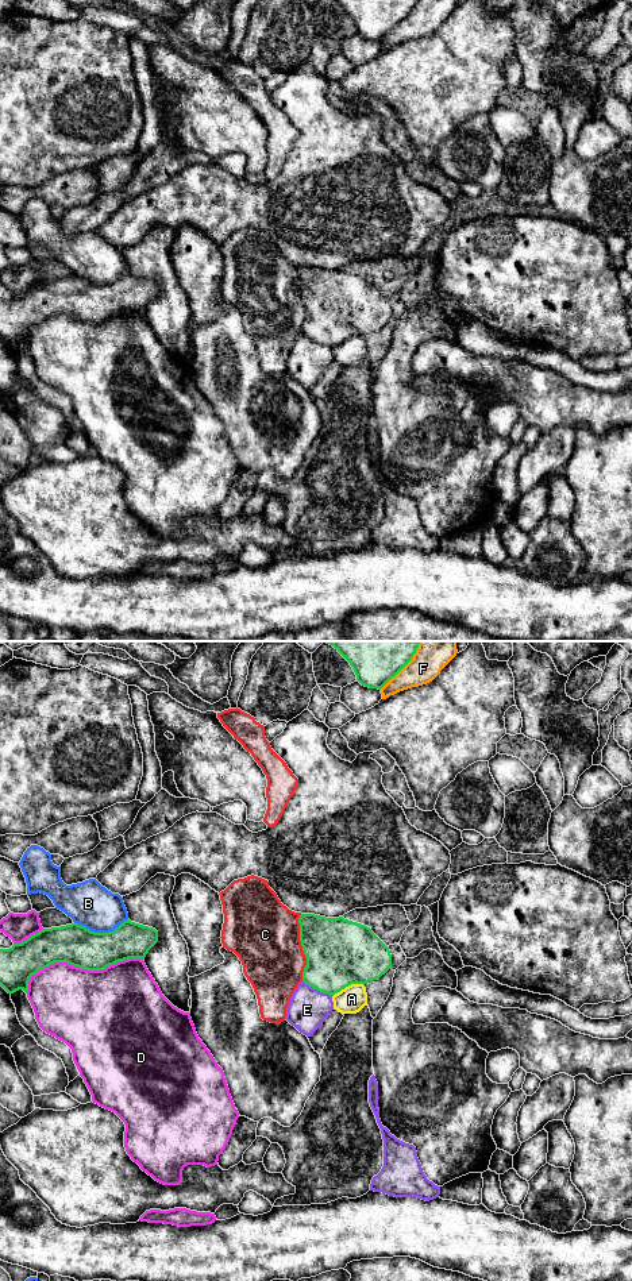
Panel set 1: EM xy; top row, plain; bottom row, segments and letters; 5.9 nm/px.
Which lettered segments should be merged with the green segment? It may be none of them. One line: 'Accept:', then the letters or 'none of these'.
Accept: none of these

